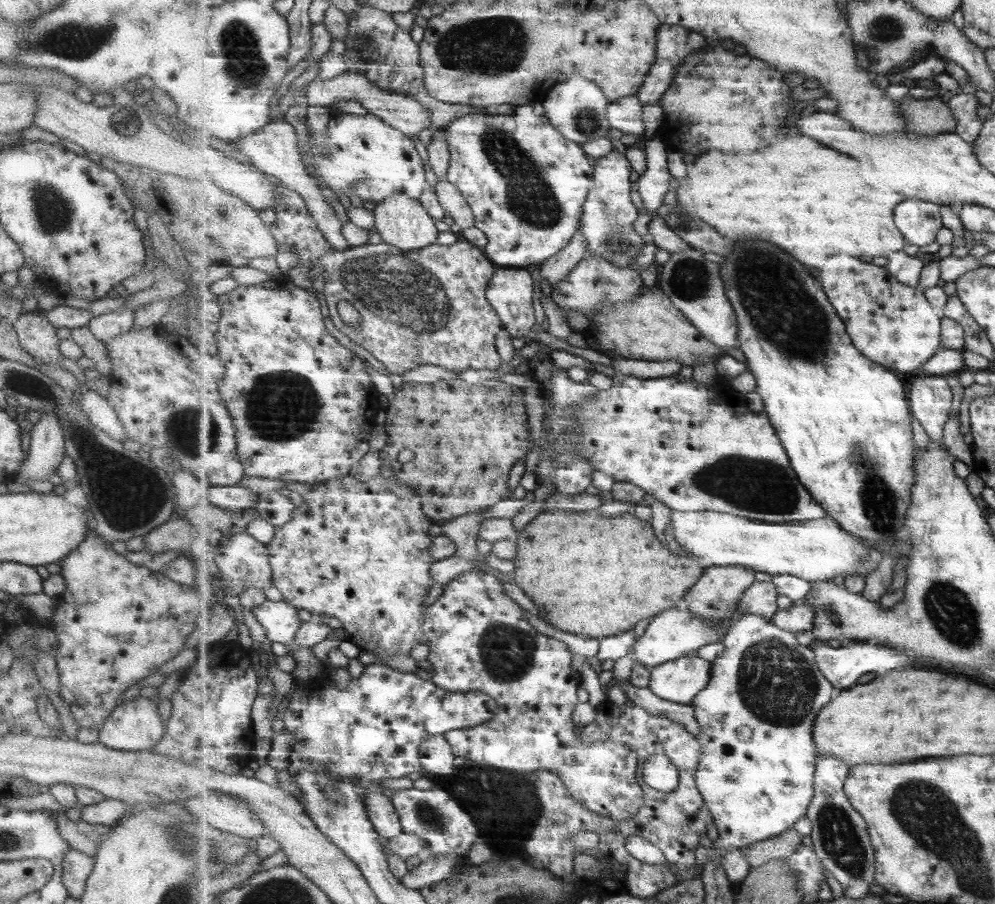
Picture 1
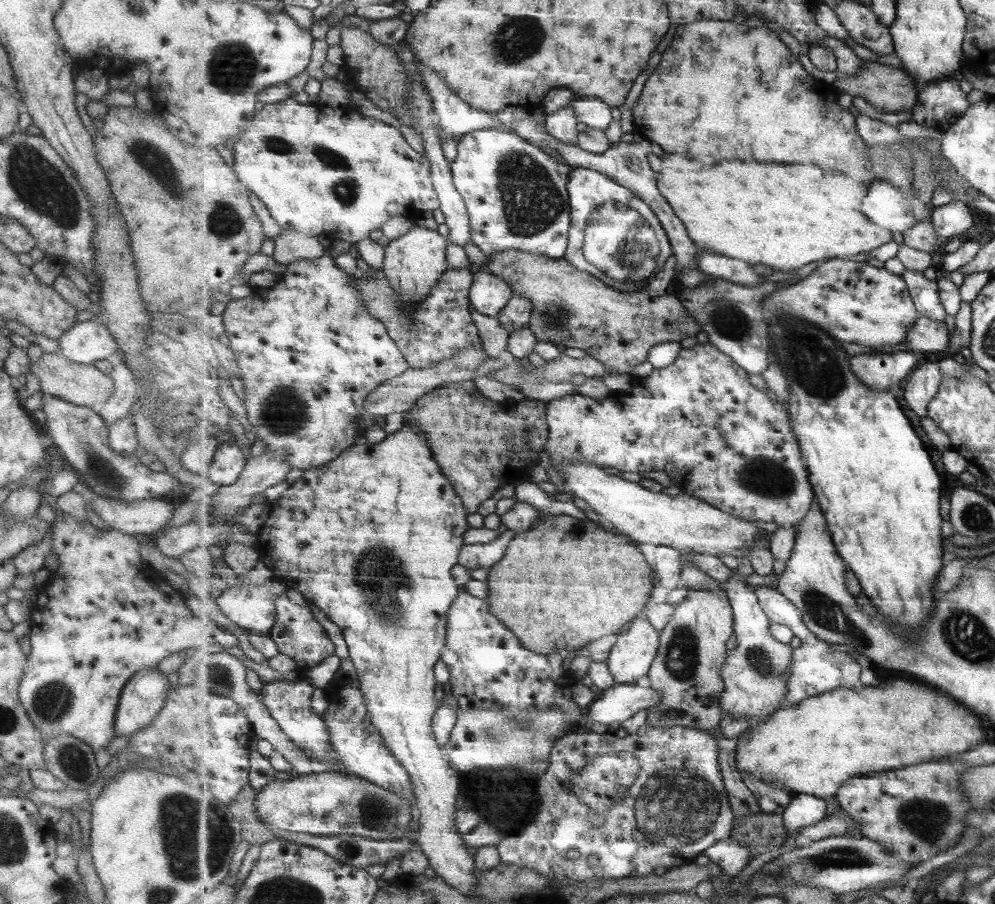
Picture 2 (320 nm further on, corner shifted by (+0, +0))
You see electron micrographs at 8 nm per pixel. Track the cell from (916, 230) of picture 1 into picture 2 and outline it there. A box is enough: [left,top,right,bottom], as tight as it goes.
[863,180,919,233]

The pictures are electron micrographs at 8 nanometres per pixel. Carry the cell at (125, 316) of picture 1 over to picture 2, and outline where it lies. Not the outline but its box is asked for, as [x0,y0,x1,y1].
[56,319,117,365]

